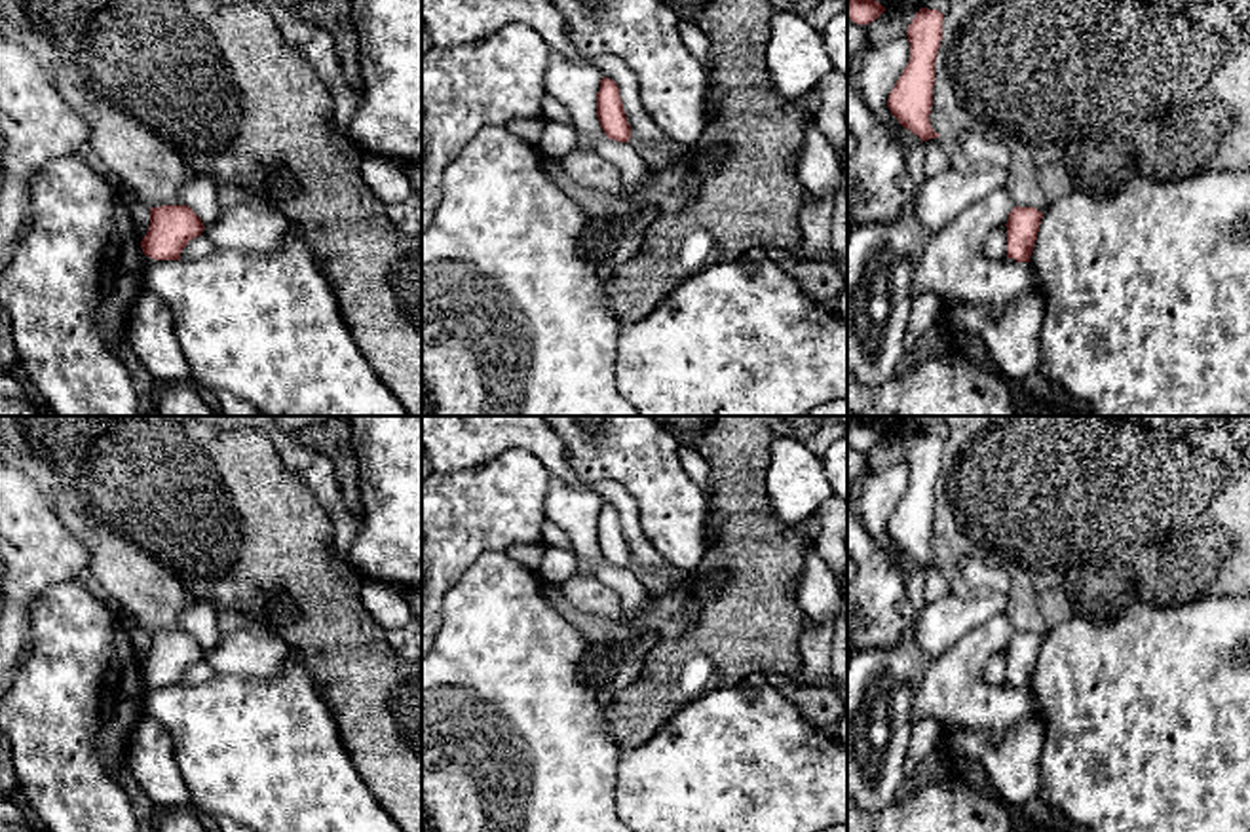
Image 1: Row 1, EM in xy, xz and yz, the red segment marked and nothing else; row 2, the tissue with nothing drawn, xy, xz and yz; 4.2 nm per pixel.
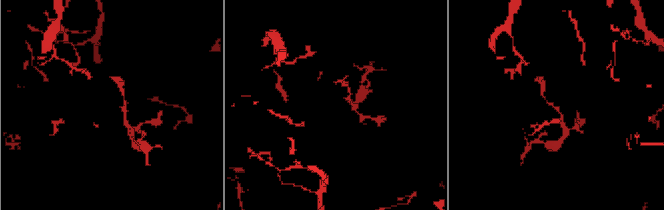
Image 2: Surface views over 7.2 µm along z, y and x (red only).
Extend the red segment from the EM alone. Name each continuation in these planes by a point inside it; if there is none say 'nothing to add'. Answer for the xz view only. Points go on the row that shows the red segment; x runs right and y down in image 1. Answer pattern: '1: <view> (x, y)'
nothing to add

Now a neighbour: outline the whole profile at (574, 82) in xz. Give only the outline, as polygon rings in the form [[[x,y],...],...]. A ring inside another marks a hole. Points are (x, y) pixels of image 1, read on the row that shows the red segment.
[[[551,51],[545,72],[545,91],[570,110],[570,123],[593,141],[593,152],[612,161],[625,192],[640,192],[652,180],[652,169],[631,142],[606,137],[597,116],[597,93],[602,74],[593,61],[570,59]]]

